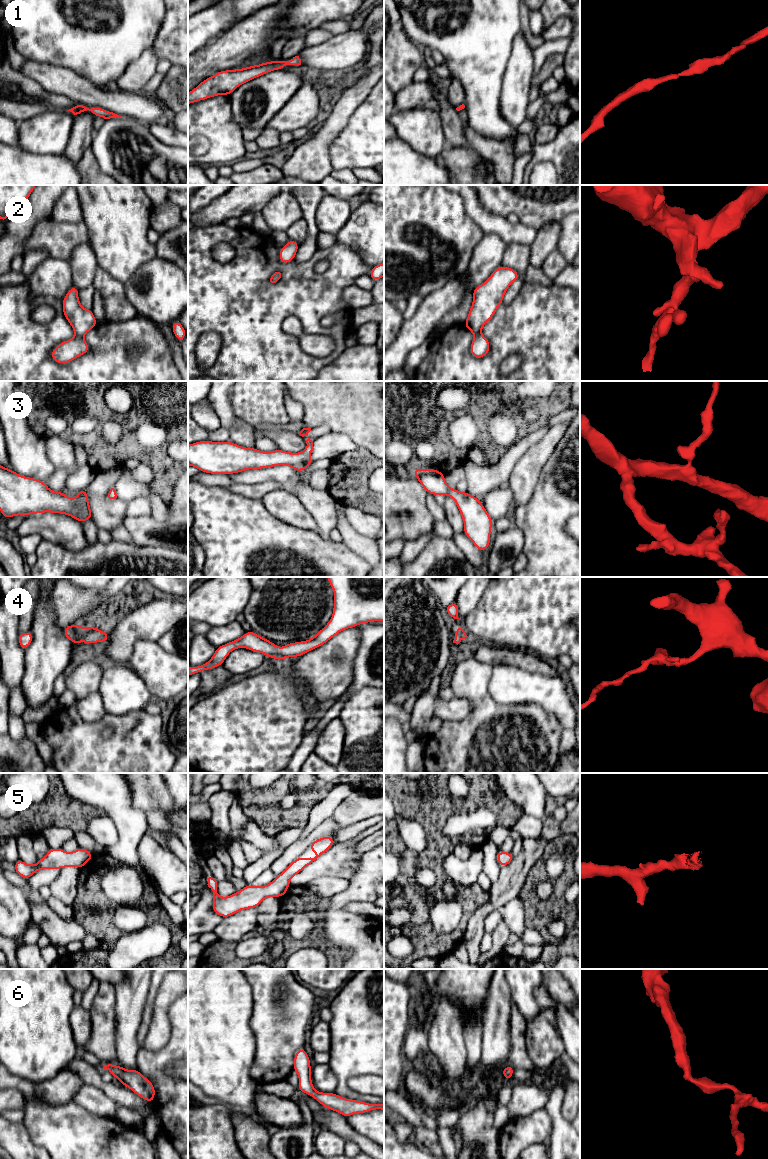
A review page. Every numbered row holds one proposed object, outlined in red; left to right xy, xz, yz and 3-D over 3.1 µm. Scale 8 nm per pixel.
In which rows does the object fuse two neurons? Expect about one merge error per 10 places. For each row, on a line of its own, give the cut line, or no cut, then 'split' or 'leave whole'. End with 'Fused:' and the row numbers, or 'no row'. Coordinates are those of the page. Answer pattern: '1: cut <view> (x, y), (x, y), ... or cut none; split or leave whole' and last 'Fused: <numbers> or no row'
1: cut none; leave whole
2: cut none; leave whole
3: cut none; leave whole
4: cut none; leave whole
5: cut none; leave whole
6: cut none; leave whole
Fused: no row

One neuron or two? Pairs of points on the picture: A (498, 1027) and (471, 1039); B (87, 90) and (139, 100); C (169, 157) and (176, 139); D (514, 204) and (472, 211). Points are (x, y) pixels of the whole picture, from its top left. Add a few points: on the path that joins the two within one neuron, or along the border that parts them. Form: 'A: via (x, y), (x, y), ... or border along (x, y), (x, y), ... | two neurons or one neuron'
A: border along (482, 1015), (482, 1050), (480, 1057) | two neurons
B: via (100, 97), (107, 100), (126, 100) | one neuron
C: border along (152, 135), (163, 143), (177, 147) | two neurons
D: border along (477, 195), (486, 208), (506, 218) | two neurons

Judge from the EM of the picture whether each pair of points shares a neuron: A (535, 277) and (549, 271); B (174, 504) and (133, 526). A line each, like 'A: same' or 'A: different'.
A: different
B: same

